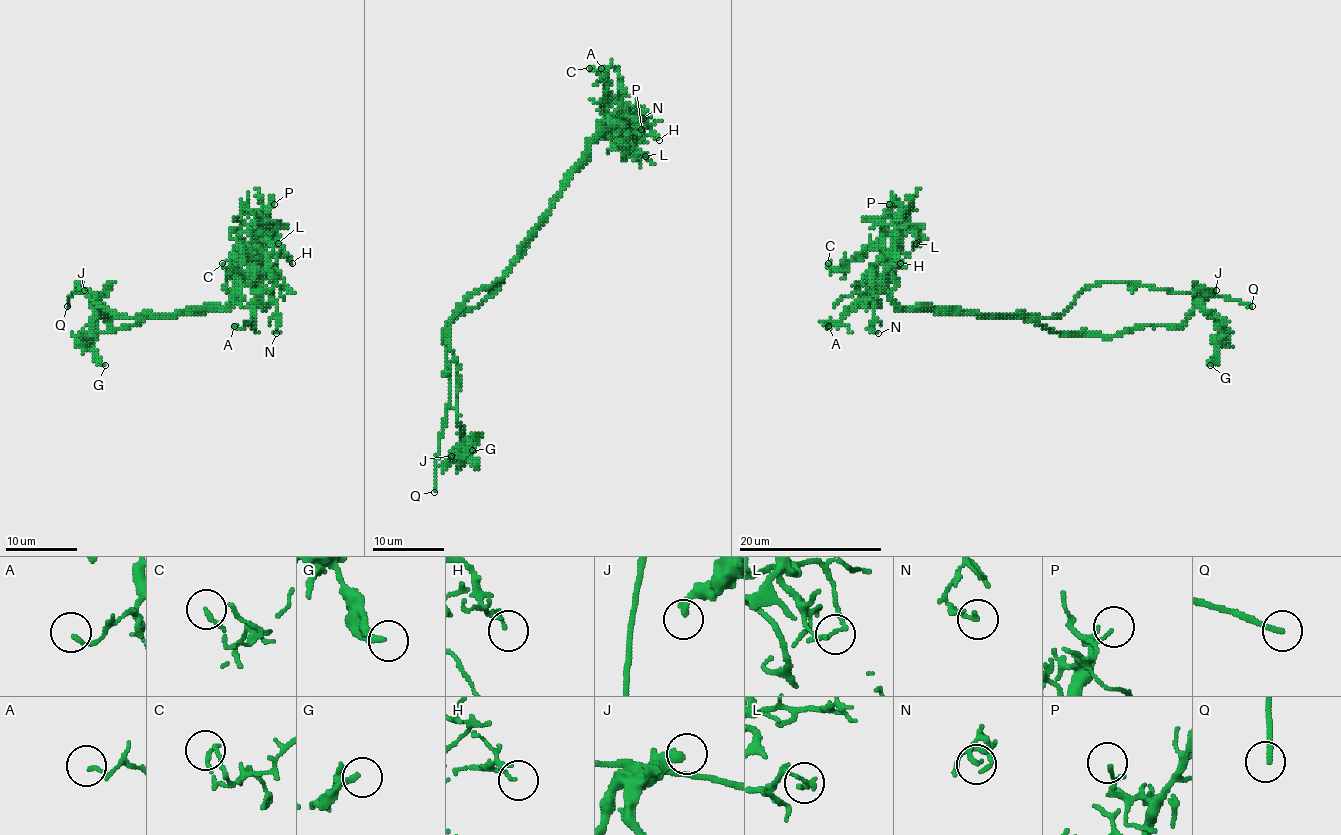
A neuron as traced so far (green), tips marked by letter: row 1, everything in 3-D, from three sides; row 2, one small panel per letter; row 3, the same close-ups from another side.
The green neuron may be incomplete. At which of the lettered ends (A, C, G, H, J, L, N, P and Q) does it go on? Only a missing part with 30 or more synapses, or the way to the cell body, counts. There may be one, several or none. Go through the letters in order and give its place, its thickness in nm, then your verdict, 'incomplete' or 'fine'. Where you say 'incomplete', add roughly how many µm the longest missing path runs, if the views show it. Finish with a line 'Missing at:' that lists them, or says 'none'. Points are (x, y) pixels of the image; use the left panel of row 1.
A: at (234, 326); 130 nm thick; fine
C: at (222, 263); 150 nm thick; fine
G: at (105, 365); 160 nm thick; fine
H: at (292, 263); 100 nm thick; fine
J: at (84, 290); 280 nm thick; fine
L: at (278, 243); 140 nm thick; fine
N: at (276, 333); 150 nm thick; fine
P: at (274, 204); 80 nm thick; fine
Q: at (67, 306); 200 nm thick; incomplete; about 35 µm are missing
Missing at: Q

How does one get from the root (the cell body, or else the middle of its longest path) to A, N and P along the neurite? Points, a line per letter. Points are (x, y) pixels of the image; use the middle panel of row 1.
A: (515, 260), (517, 251), (596, 136), (609, 125), (621, 122), (619, 75), (614, 68), (601, 68)
N: (515, 260), (517, 251), (596, 136), (609, 125), (618, 125), (628, 116), (645, 114), (645, 109), (643, 118)
P: (515, 260), (517, 251), (596, 134), (601, 129), (603, 134), (623, 134), (630, 140), (641, 129)

